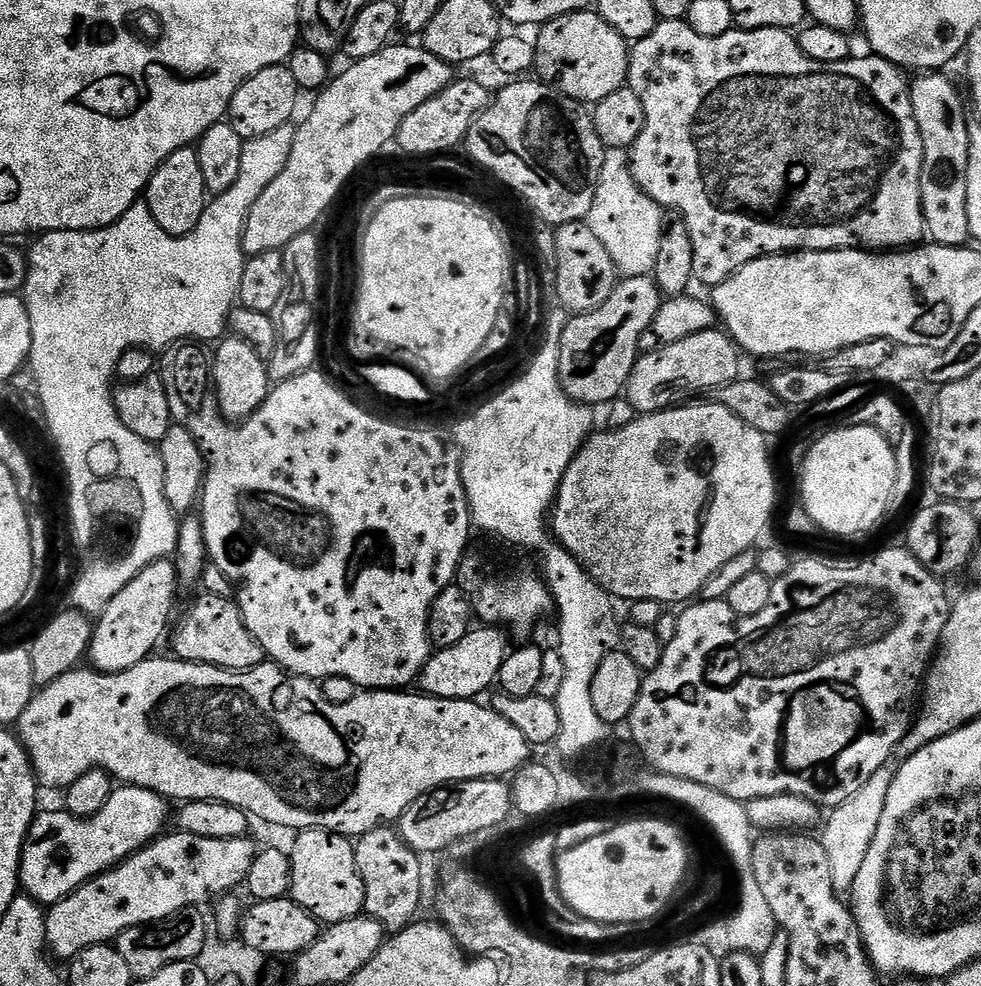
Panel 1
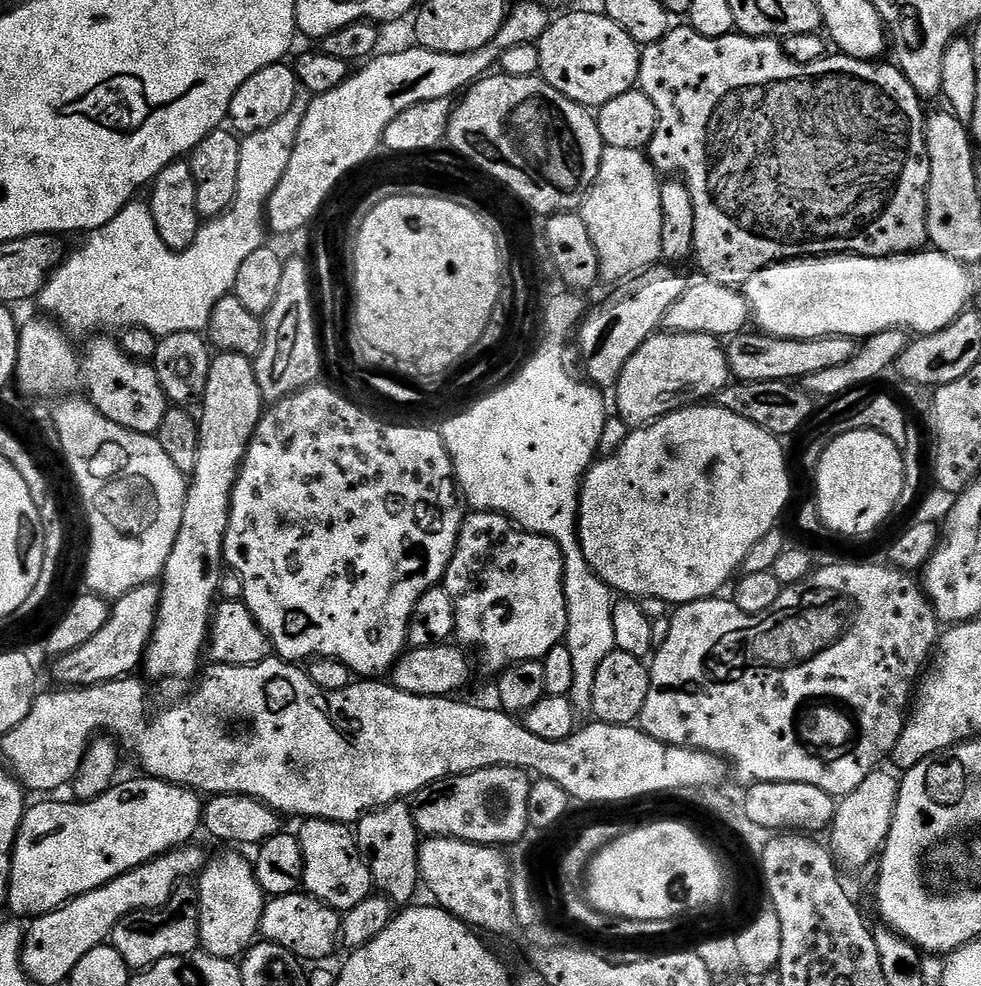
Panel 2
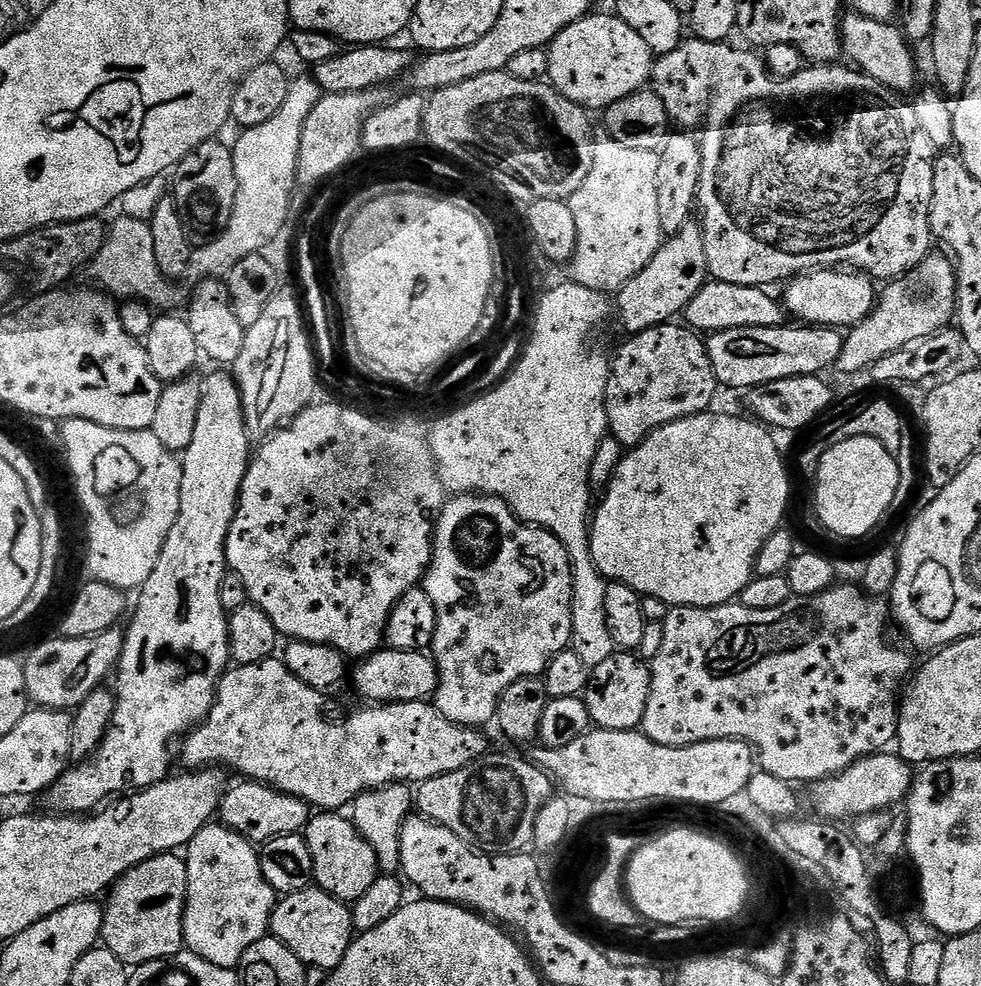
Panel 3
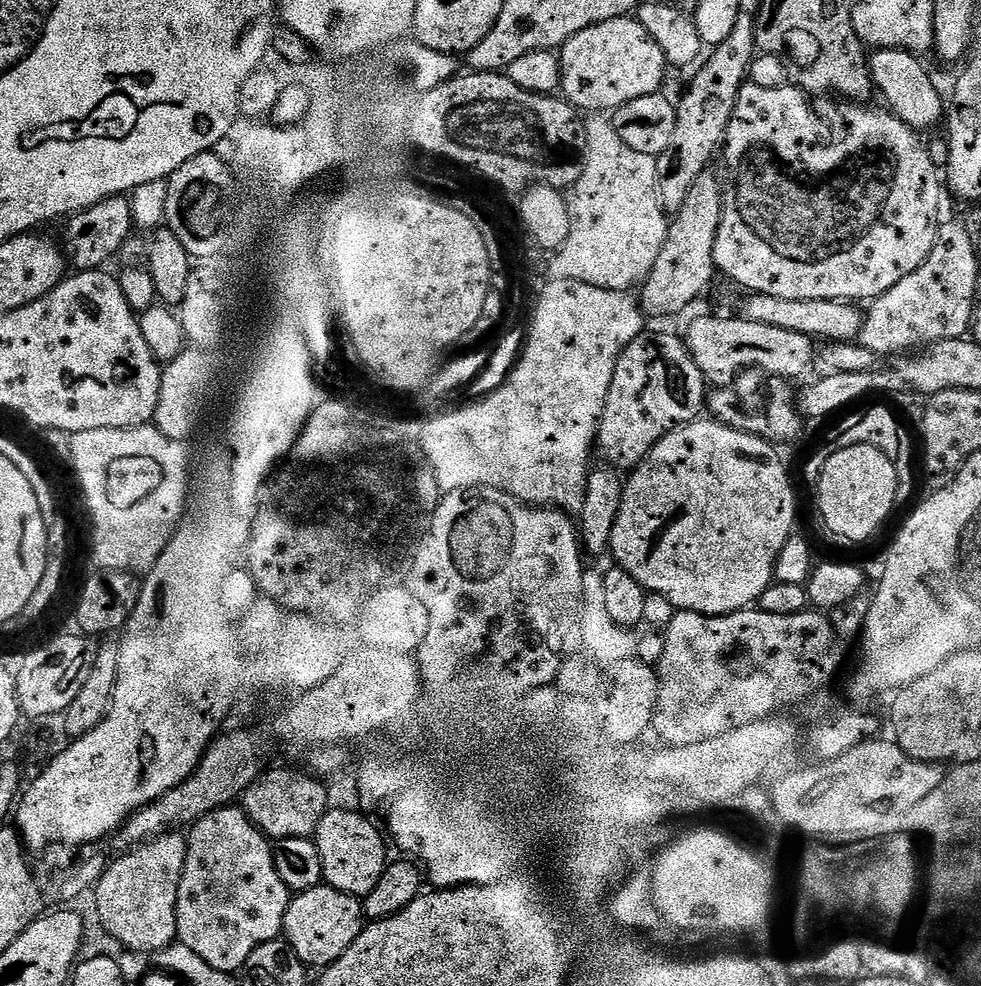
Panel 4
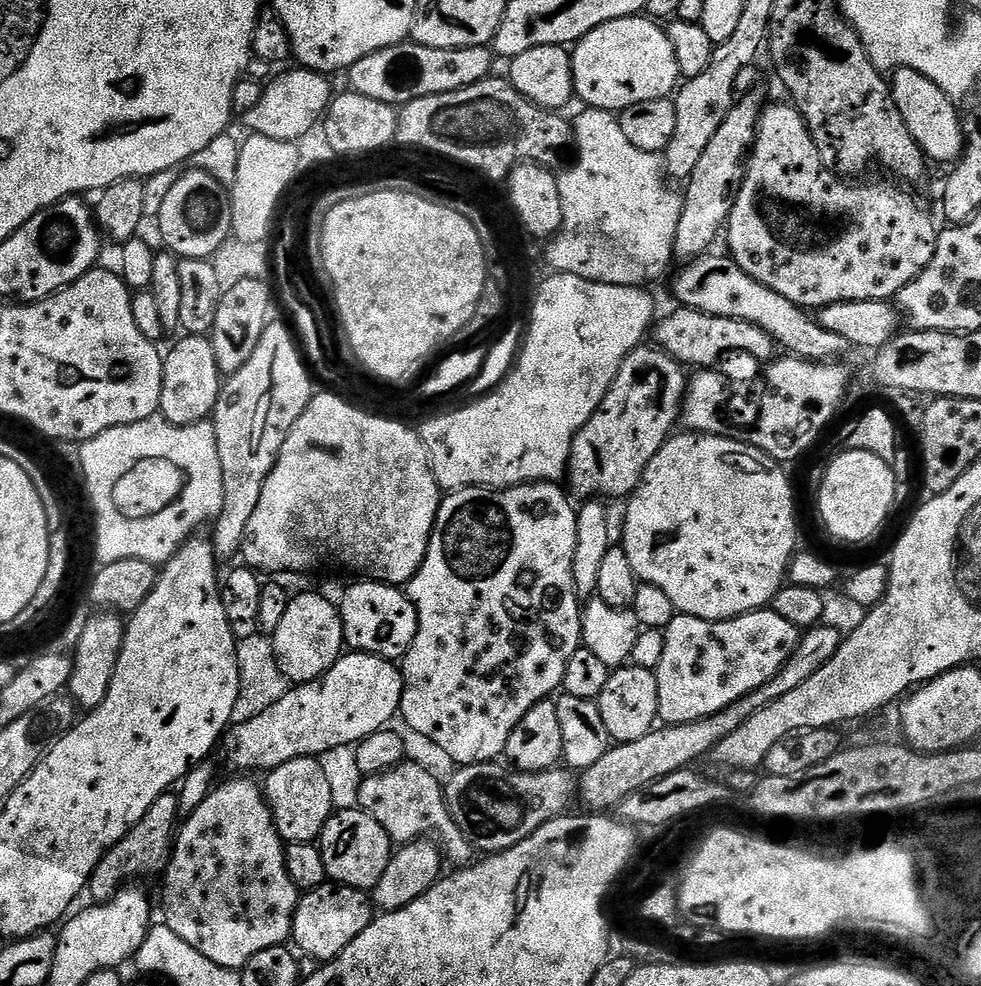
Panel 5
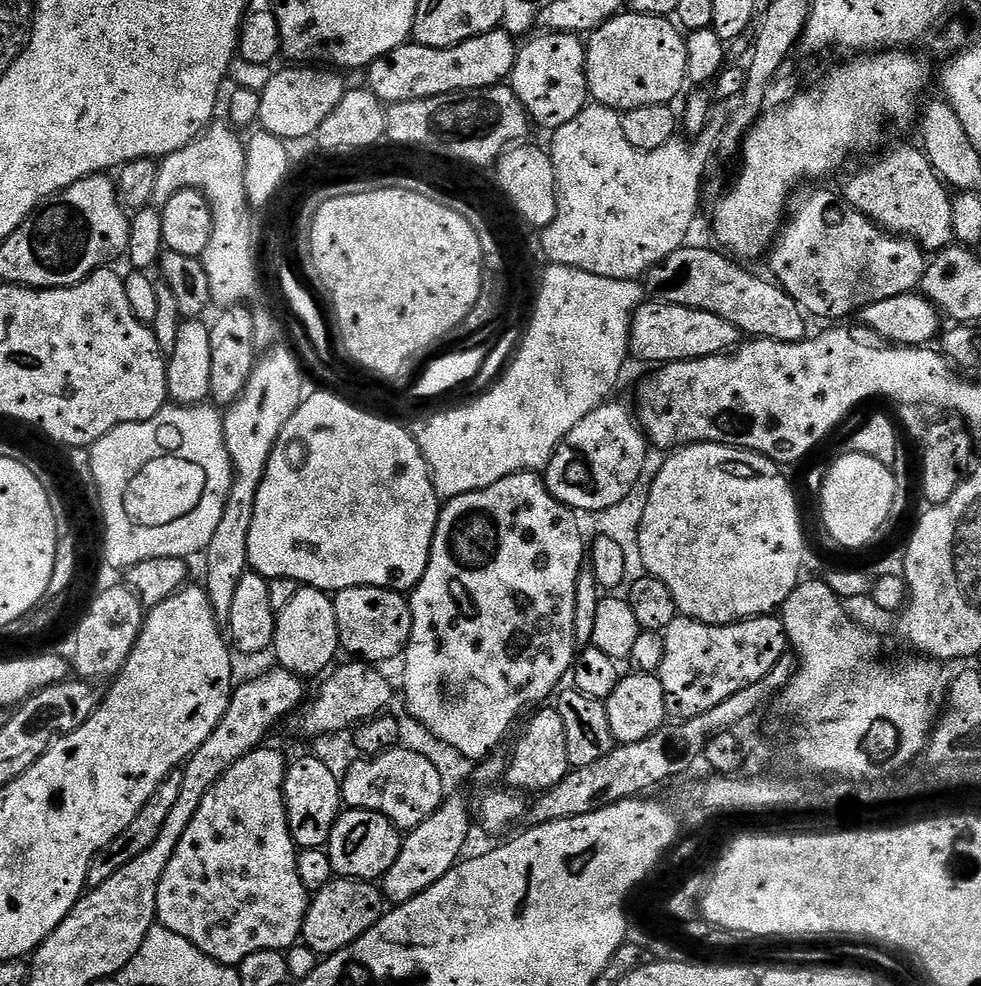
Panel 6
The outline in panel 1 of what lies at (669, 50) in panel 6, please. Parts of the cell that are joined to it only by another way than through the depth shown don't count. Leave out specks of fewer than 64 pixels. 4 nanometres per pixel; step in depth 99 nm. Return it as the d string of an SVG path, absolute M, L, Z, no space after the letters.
M581 10L571 12L557 20L550 20L539 29L540 37L535 37L536 66L535 71L539 79L545 84L554 85L558 91L570 97L572 100L579 100L585 106L595 106L599 100L614 94L614 90L625 87L628 82L628 53L630 51L629 41L614 30L614 26L607 24L595 10Z

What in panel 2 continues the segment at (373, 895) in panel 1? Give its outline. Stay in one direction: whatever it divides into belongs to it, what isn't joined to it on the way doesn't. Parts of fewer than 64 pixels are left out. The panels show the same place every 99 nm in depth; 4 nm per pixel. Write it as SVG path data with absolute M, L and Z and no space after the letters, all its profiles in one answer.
M397 802L367 812L355 821L356 845L368 862L372 883L377 893L383 894L396 906L408 906L416 896L416 887L421 887L418 854L421 837L416 831L411 807L407 803Z

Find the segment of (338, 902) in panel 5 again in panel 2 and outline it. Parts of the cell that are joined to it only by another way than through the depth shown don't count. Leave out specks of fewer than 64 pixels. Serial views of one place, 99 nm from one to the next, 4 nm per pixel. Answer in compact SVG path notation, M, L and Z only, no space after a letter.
M291 892L285 896L273 896L264 905L260 936L269 944L282 946L301 962L324 962L342 940L342 916L330 905L309 896L307 892Z

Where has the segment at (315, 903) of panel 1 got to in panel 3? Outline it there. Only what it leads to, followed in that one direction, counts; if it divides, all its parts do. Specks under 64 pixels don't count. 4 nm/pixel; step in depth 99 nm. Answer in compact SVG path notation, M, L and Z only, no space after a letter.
M324 810L309 819L303 833L304 841L310 846L310 858L314 862L312 878L315 887L329 892L334 898L355 902L374 886L378 875L376 852L372 843L352 825L347 815Z

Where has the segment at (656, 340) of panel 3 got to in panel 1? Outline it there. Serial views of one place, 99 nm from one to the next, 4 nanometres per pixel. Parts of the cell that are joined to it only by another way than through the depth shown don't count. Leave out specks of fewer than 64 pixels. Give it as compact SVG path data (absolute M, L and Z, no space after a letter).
M709 330L702 334L690 334L690 338L682 338L682 342L637 356L626 385L626 398L637 414L662 412L665 408L691 401L695 392L710 394L718 386L741 379L740 356L741 349L727 331Z

